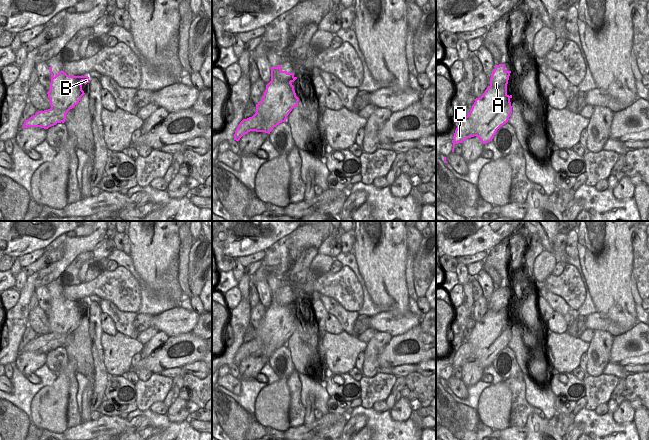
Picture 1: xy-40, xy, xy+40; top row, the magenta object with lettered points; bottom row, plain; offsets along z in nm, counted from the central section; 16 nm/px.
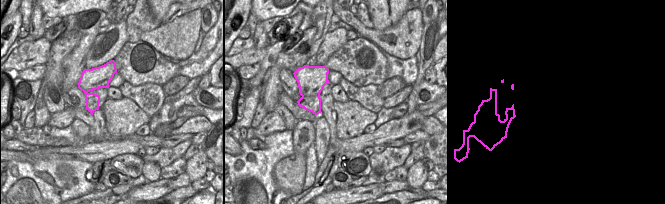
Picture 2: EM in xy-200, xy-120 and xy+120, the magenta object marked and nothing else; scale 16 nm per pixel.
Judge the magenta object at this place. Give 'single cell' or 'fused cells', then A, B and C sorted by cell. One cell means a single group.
fused cells; groups A B / C

